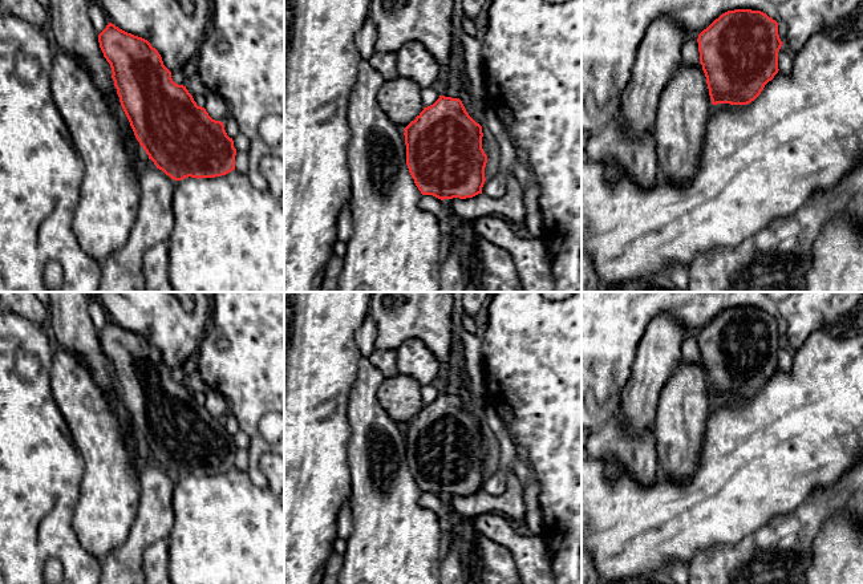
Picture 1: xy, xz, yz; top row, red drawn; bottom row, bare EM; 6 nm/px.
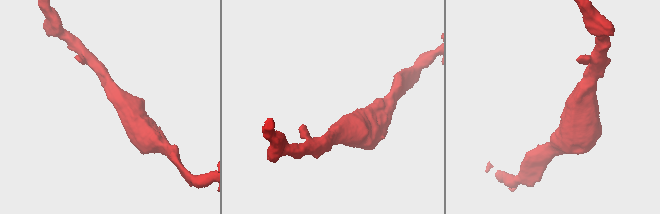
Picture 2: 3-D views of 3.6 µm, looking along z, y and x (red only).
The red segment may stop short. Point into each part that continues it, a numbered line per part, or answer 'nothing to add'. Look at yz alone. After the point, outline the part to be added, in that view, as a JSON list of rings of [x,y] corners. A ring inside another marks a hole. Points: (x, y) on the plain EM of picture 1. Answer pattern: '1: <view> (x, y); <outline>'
nothing to add

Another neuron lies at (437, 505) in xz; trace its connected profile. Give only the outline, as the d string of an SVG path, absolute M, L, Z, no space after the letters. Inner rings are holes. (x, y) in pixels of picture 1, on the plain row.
M422 492L420 496L420 504L433 511L441 519L442 524L447 527L453 510L441 496L433 492Z

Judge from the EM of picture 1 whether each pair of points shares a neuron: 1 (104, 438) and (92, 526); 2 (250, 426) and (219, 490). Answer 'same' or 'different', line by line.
1: same
2: different

